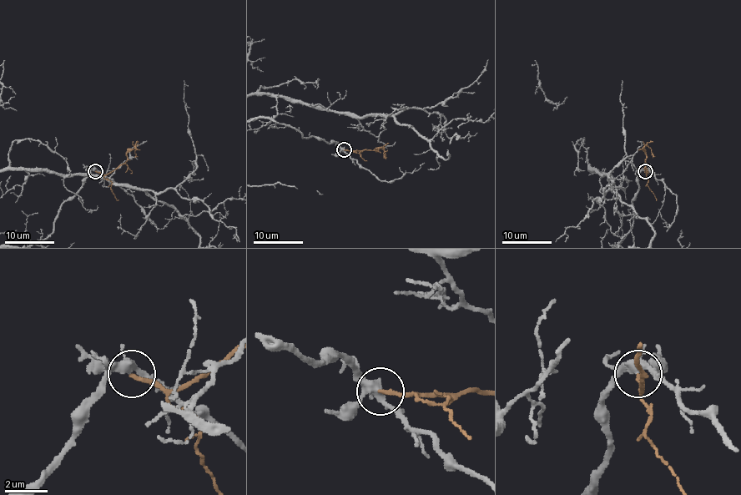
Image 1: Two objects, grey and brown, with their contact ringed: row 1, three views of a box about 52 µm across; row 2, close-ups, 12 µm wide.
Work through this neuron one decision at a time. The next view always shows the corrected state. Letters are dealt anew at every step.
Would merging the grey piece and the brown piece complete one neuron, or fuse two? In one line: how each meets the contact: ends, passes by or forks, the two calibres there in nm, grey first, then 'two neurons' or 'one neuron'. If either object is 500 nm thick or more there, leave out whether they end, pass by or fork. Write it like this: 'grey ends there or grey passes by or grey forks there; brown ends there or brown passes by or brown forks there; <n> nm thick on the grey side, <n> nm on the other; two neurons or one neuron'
grey forks there; brown ends there; 360 nm thick on the grey side, 180 nm on the other; two neurons

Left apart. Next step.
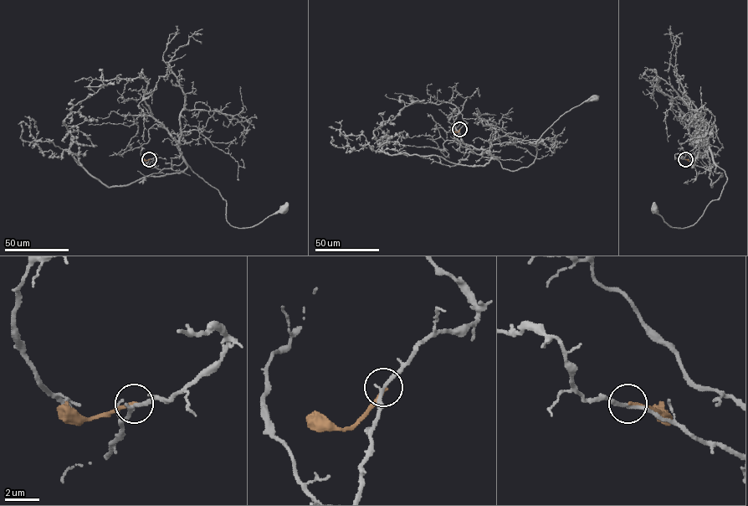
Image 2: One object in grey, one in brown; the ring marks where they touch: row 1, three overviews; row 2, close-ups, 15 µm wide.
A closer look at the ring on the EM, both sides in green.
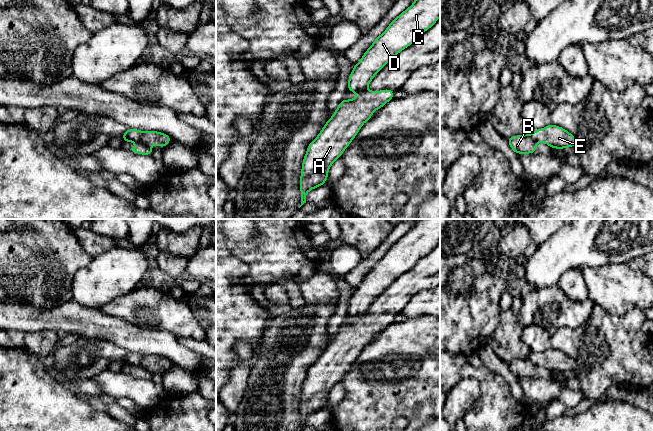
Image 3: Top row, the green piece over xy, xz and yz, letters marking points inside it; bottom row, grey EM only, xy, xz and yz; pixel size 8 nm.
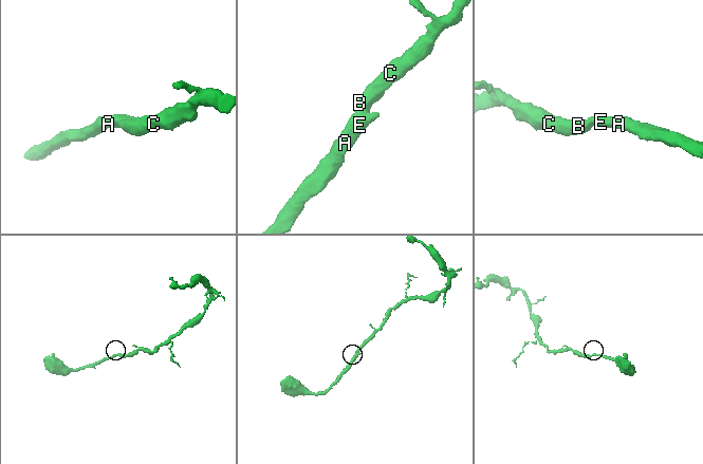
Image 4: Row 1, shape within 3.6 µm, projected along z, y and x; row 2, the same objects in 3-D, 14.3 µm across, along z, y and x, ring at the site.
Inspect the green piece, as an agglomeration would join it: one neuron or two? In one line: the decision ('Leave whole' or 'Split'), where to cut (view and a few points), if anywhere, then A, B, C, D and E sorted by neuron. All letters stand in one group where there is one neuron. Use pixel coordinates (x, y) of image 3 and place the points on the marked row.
Split. Split along xy (124, 139), (148, 145). Groups: A E / B C D

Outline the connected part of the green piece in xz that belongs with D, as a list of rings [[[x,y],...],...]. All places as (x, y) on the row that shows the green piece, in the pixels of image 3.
[[[414,0],[414,3],[397,16],[366,50],[360,61],[354,65],[348,78],[348,91],[366,90],[374,76],[389,61],[405,48],[409,47],[419,35],[431,28],[440,17],[440,0]]]

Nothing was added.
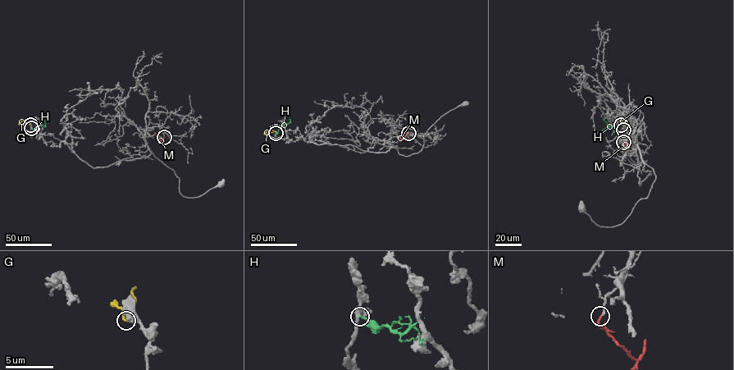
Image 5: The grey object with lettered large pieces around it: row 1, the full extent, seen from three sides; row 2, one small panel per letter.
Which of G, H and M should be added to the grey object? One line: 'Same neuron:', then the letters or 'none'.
Same neuron: M

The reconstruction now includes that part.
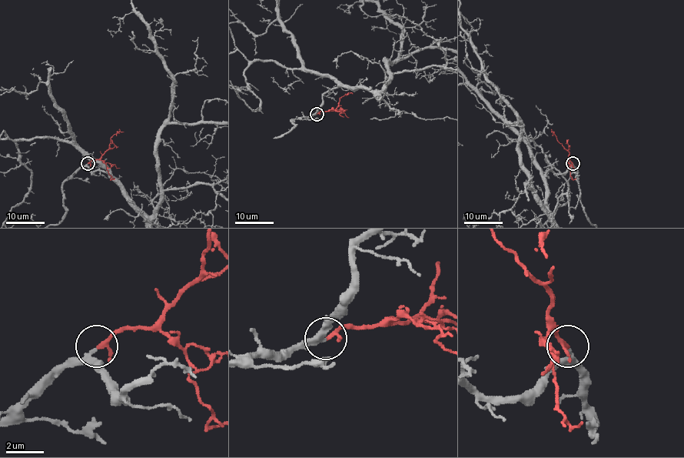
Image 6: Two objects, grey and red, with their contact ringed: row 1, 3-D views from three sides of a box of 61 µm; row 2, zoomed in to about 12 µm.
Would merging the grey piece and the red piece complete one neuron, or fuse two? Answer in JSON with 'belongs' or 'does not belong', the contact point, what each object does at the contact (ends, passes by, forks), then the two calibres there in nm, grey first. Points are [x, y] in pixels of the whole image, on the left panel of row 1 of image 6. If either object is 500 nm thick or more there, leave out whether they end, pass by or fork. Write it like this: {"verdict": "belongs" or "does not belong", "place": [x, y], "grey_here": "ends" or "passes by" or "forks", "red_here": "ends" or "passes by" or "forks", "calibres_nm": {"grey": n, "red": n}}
{"verdict": "belongs", "place": [87, 163], "grey_here": "passes by", "red_here": "passes by", "calibres_nm": {"grey": 240, "red": 170}}

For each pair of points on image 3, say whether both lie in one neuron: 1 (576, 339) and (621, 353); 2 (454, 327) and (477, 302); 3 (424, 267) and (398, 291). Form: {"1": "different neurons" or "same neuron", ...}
{"1": "same neuron", "2": "same neuron", "3": "same neuron"}

